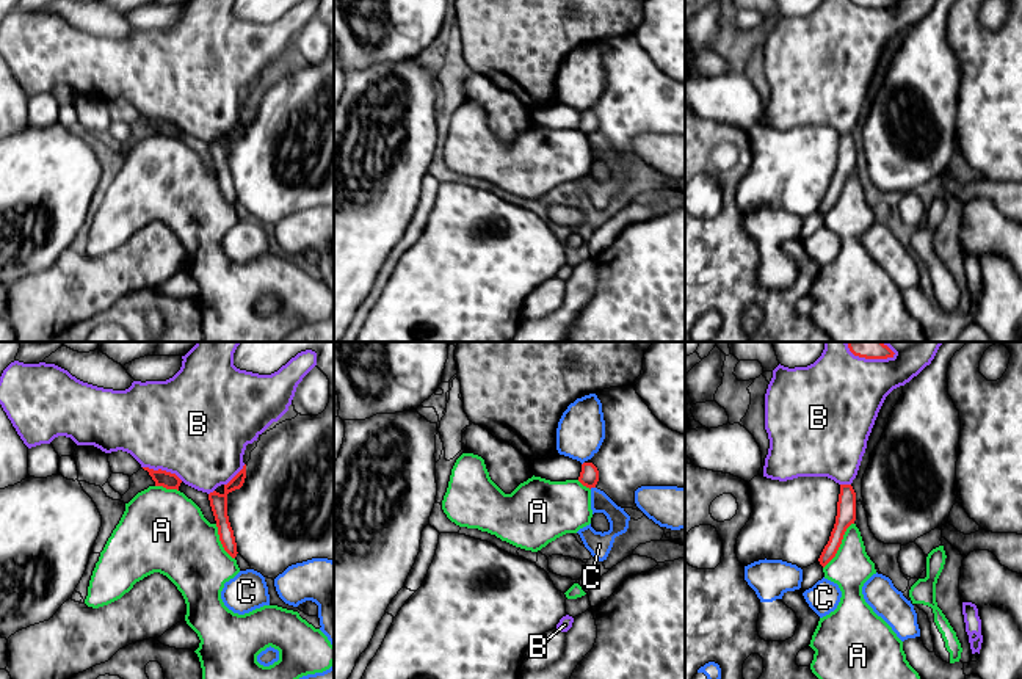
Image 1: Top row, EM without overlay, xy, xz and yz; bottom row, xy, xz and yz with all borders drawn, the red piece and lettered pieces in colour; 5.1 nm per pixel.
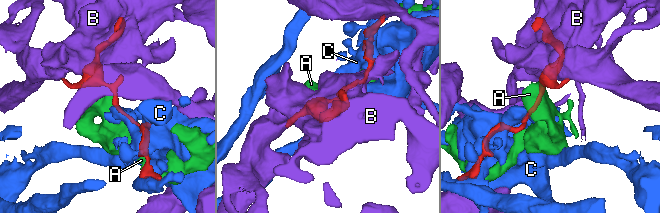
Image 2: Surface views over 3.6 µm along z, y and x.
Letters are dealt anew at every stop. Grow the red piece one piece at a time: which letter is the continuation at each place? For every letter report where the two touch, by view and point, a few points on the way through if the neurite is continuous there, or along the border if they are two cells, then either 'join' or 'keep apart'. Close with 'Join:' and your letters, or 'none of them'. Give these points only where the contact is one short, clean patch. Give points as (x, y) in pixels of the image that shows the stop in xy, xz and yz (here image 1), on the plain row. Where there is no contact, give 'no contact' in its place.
A: meets red in yz at (839, 195); keep apart
B: meets red in xy at (163, 119); keep apart
C: meets red in xz at (591, 135); keep apart
Join: none of them

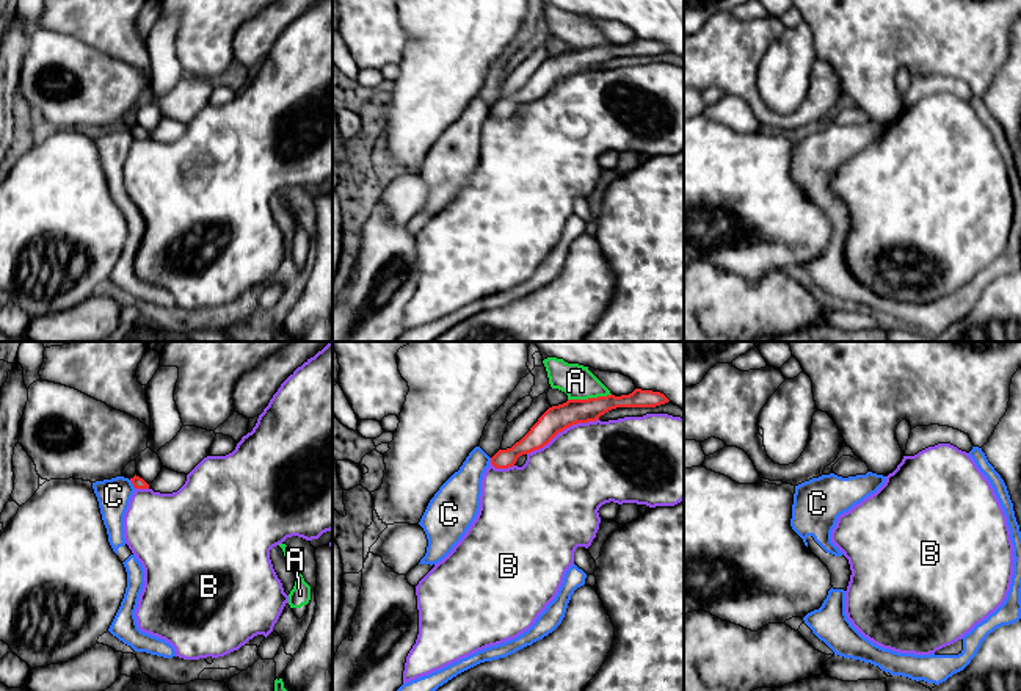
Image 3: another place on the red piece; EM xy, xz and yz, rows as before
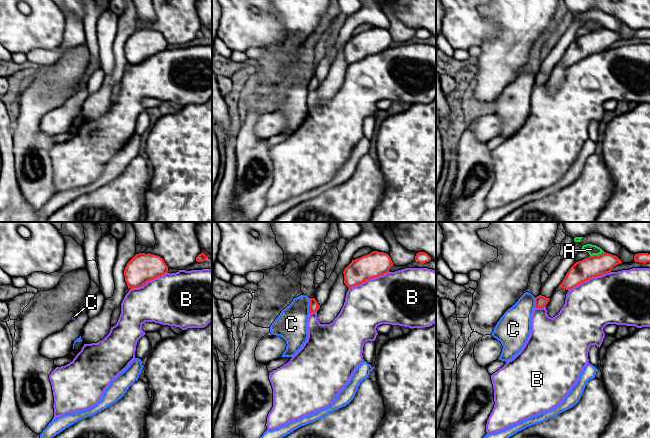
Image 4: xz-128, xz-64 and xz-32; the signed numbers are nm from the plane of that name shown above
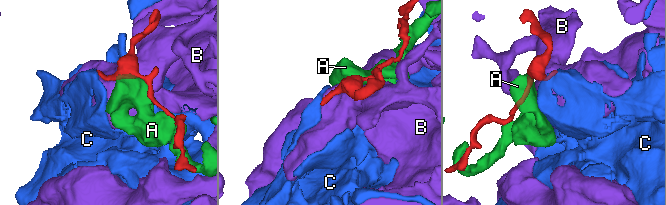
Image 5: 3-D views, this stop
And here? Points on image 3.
A: meets red in xz at (588, 47); keep apart
B: meets red in xz at (562, 79); keep apart
C: meets red in xy at (132, 132); border along xy (129, 129), (135, 137); keep apart
Join: none of them

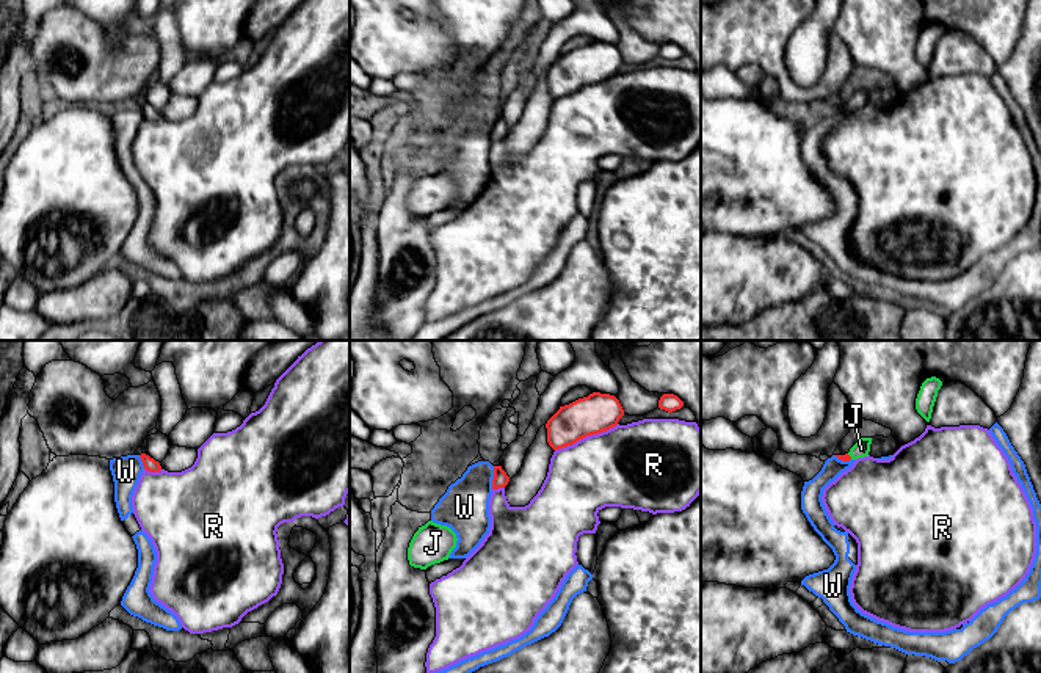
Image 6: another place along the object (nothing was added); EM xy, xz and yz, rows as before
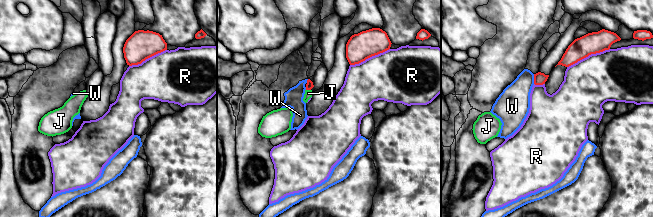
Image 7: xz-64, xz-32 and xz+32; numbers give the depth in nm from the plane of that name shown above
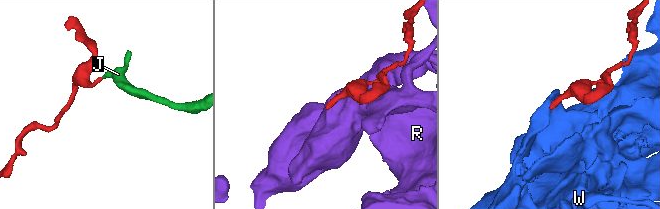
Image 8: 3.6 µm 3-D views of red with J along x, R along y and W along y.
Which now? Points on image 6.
J: meets red in yz at (850, 105); runs through yz (845, 105), (850, 105), (861, 98); join
R: meets red in xz at (587, 83); keep apart
W: meets red in xz at (494, 126); border along xz (494, 115), (491, 137); keep apart
Join: J

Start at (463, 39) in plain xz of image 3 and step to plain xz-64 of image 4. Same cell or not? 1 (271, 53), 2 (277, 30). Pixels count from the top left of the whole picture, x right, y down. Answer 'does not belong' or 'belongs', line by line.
1: belongs
2: does not belong

